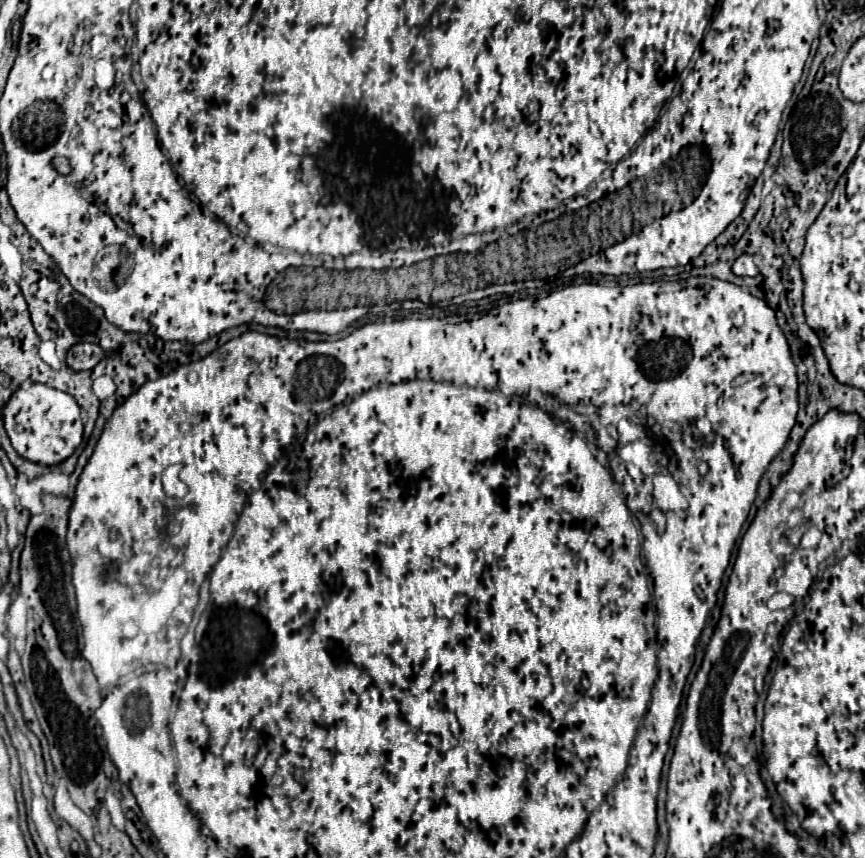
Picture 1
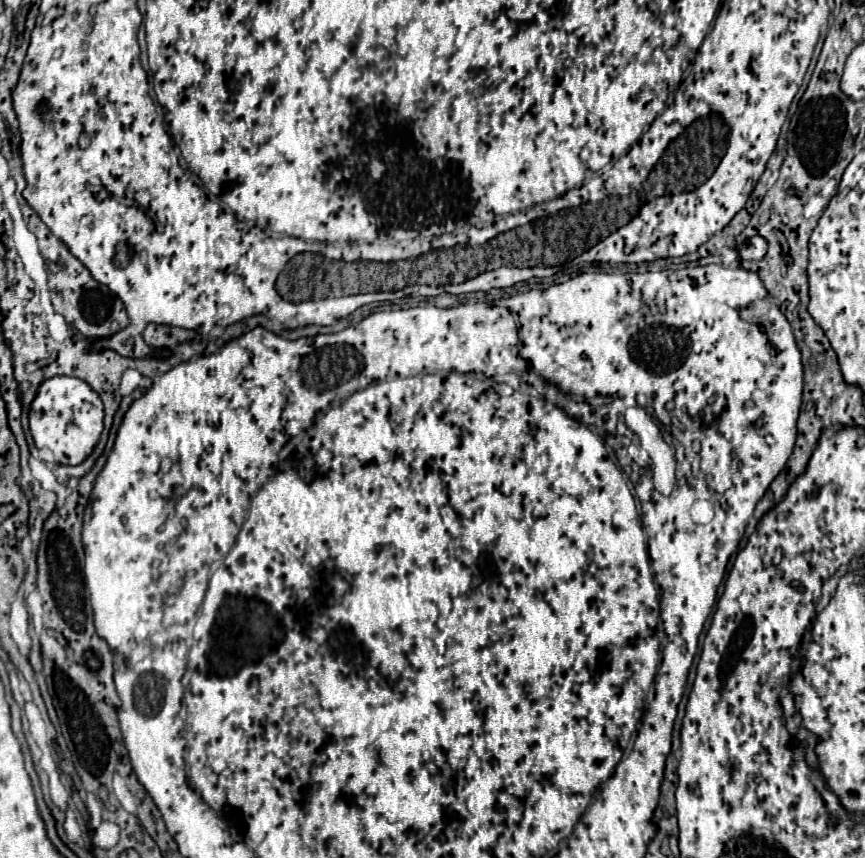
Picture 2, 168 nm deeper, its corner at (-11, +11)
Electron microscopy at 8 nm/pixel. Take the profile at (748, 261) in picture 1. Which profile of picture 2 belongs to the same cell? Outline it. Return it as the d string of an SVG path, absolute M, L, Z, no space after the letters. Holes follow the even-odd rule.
M762 237L748 239L740 249L740 257L748 261L760 261L764 259L764 255L766 255L766 241Z

